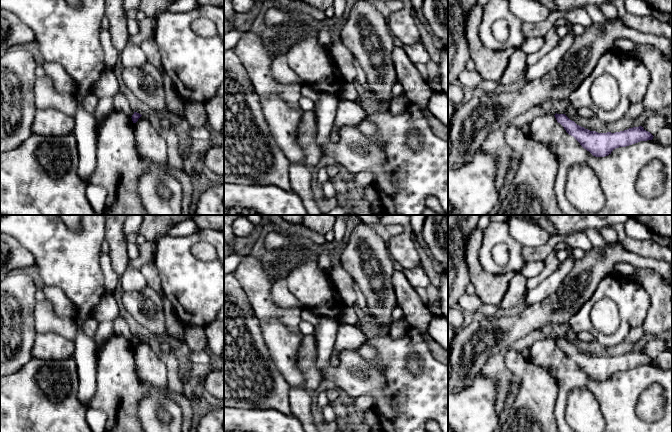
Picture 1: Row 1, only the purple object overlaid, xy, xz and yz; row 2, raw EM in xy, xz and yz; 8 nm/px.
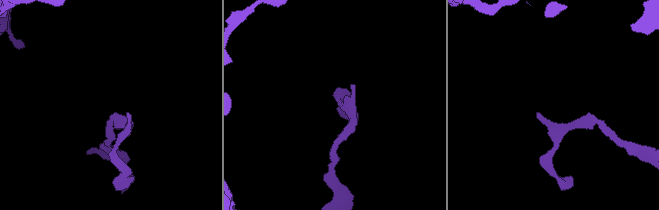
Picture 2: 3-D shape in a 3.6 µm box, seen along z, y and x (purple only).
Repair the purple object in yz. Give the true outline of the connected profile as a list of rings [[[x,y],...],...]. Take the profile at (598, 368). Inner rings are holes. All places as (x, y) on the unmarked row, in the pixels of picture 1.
[[[565,338],[554,339],[566,356],[573,360],[580,369],[595,381],[605,381],[619,371],[626,371],[640,365],[652,364],[653,359],[642,350],[629,352],[620,356],[598,357],[577,349]]]

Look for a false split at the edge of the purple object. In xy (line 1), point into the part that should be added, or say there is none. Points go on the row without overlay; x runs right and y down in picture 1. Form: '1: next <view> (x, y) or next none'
1: next none

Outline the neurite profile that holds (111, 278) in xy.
[[[100,251],[100,256],[102,257],[100,266],[105,277],[105,290],[107,293],[113,294],[119,284],[119,276],[114,272],[108,255]]]

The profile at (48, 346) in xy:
[[[37,333],[32,347],[33,358],[41,360],[66,360],[73,356],[75,341],[57,333]]]

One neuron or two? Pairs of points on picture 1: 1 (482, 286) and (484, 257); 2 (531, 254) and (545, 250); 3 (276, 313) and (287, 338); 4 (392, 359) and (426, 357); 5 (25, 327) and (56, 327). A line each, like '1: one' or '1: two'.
1: two
2: one
3: two
4: one
5: two

